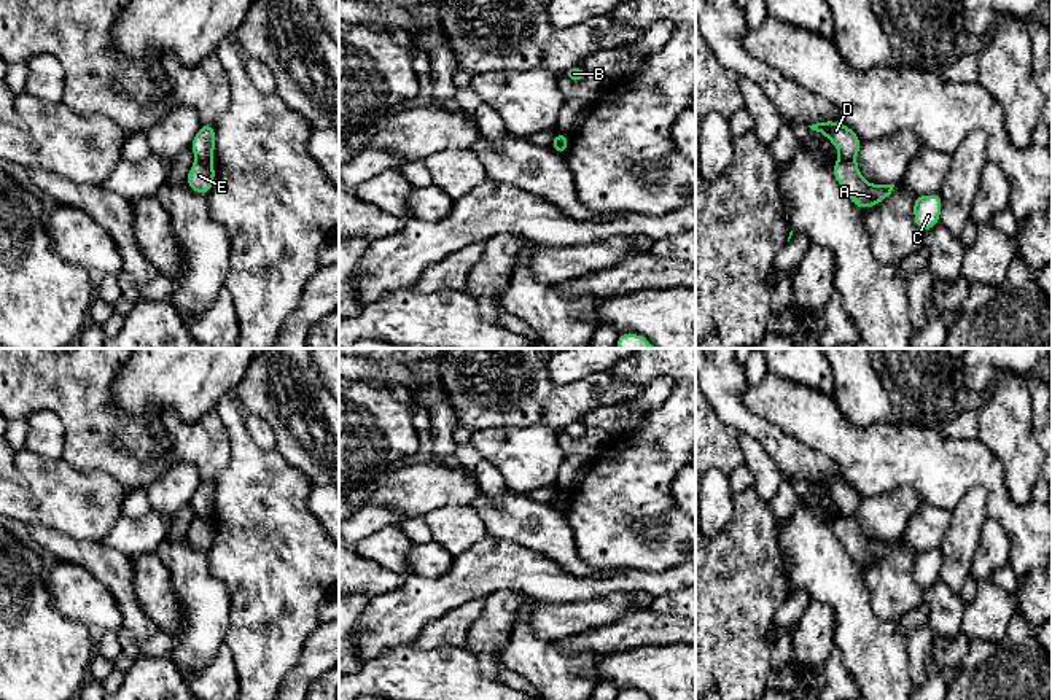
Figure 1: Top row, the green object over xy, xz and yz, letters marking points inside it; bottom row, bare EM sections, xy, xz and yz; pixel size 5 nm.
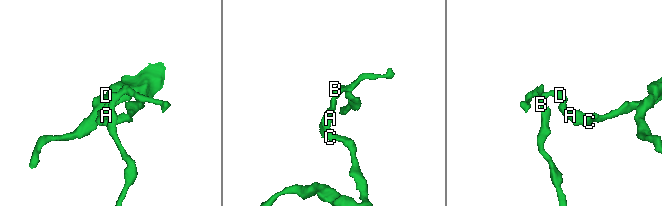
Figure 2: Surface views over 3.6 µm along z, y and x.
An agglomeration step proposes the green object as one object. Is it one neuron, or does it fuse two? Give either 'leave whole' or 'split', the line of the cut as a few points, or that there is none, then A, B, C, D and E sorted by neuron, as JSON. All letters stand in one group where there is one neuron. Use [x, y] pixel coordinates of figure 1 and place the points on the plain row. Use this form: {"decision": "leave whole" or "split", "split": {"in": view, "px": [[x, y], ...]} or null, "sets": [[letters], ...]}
{"decision": "split", "split": {"in": "xy", "px": [[196, 514], [212, 519]]}, "sets": [["A", "C", "E"], ["B", "D"]]}

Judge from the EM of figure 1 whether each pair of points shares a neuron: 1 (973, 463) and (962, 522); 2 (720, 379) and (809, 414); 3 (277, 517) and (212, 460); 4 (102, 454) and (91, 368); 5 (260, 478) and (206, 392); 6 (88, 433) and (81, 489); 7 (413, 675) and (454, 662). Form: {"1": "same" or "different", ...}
{"1": "different", "2": "different", "3": "different", "4": "same", "5": "different", "6": "different", "7": "same"}

